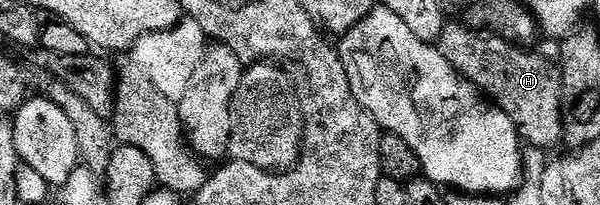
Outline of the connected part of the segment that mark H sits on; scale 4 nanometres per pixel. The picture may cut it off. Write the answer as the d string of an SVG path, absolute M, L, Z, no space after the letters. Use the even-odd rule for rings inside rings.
M448 23L442 28L436 42L438 48L448 59L451 67L458 72L463 81L470 82L483 98L489 99L516 127L519 138L527 146L550 151L554 144L562 141L562 95L560 92L560 73L538 54L538 51L522 49L518 45L509 45L499 37L488 37L485 33L474 33L461 23Z

